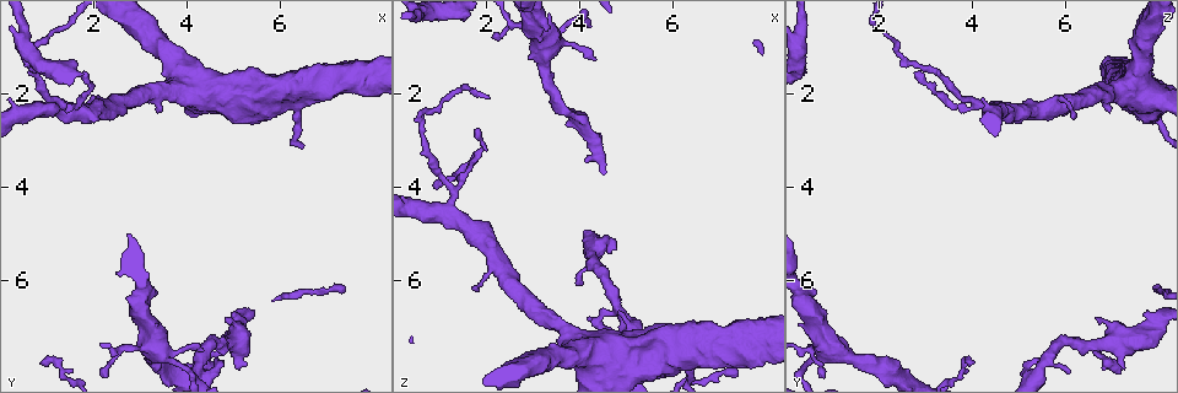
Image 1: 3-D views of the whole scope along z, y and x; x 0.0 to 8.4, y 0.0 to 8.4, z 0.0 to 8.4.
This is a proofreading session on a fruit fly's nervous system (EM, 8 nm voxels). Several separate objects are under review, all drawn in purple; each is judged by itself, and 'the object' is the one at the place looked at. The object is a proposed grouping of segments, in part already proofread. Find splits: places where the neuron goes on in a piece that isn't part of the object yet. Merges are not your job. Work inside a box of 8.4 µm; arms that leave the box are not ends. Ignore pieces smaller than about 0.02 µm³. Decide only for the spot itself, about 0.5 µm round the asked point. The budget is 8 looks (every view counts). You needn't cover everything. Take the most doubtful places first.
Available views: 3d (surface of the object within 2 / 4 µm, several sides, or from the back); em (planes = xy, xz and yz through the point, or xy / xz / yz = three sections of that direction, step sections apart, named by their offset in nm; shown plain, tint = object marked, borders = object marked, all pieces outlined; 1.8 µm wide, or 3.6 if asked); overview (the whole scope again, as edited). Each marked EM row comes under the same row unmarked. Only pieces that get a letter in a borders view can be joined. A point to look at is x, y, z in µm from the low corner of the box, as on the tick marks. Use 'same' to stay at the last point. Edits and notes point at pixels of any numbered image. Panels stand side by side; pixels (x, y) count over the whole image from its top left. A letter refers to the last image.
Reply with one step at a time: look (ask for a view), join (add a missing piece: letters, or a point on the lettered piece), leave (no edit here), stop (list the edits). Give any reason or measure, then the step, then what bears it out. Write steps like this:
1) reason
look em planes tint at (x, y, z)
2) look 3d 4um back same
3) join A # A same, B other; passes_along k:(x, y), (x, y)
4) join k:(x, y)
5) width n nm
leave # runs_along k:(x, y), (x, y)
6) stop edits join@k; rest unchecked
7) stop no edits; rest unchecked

an open end
look 3d 4um at (5.30, 7.80, 7.25)

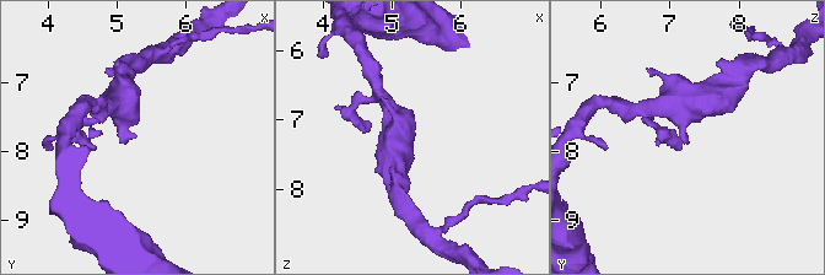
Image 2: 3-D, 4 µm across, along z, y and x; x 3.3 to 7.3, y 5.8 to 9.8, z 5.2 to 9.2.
need the tissue
look em planes borders at (5.25, 7.80, 7.25)

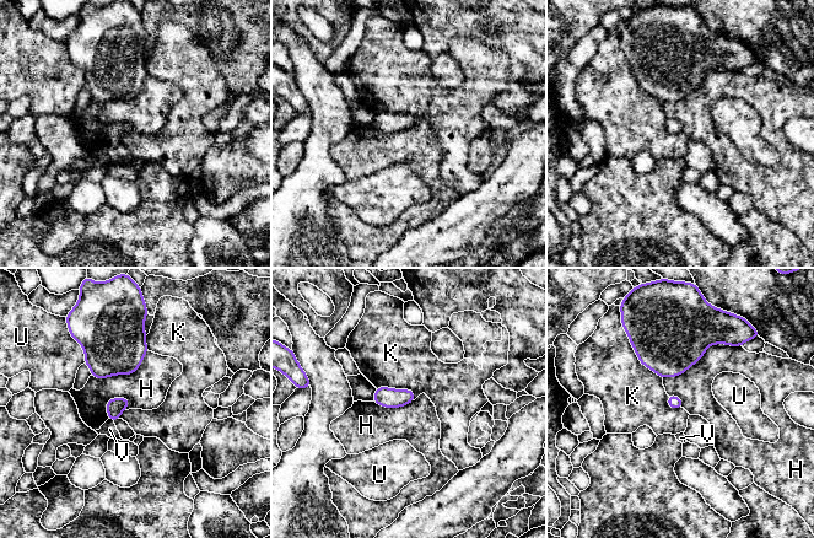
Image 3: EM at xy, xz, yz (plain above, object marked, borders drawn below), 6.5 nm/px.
leave # H other, K other, U other, V other; border 3:(740, 345), (711, 344), (663, 378); none of them fits

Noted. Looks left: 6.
free end
look em planes borders at (4.30, 7.50, 1.30)

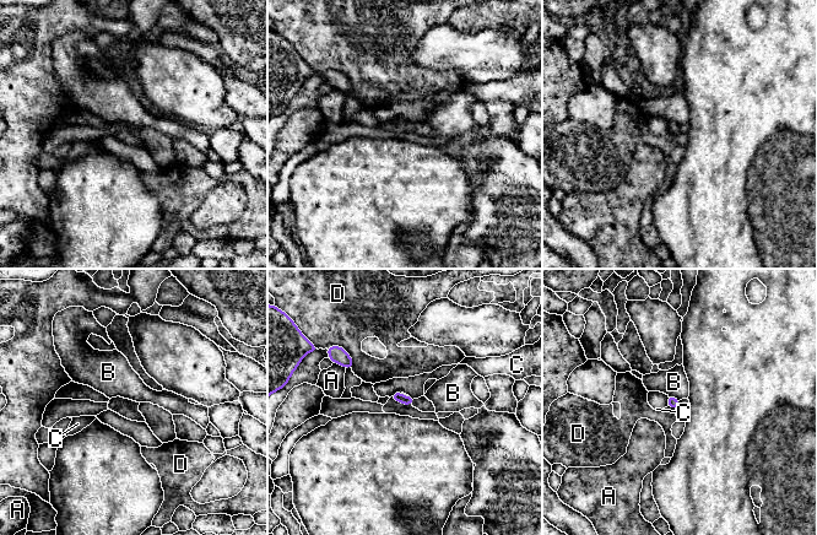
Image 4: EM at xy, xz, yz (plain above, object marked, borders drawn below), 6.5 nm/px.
longest_contact D 150 nm
leave # A other, B other, C other, D other; border 4:(342, 349), (350, 356), (352, 368); no lettered piece goes on from it

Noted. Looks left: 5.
sudden change in width
look 3d 4um at (3.95, 2.00, 7.30)

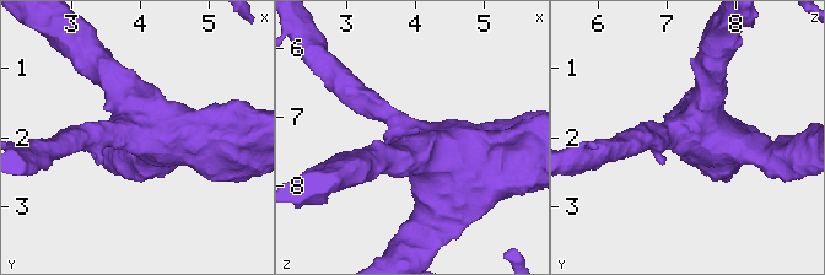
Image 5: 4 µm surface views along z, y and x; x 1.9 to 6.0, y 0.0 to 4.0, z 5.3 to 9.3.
now the EM
look em 3.6um planes borders at (3.90, 1.95, 7.30)

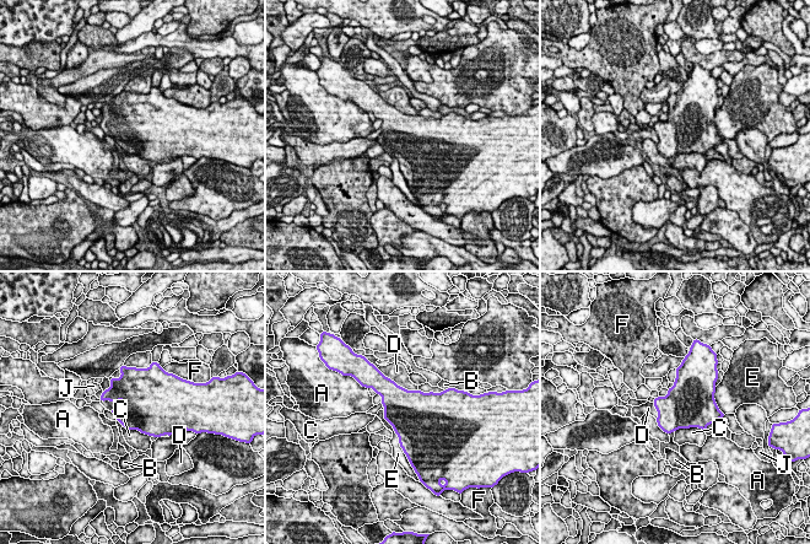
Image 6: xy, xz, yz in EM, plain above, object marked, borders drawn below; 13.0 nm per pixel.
leave # A other, B other, C other, D other, E other, F other, J other; none of them fits

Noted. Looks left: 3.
stop no edits; rest unchecked

